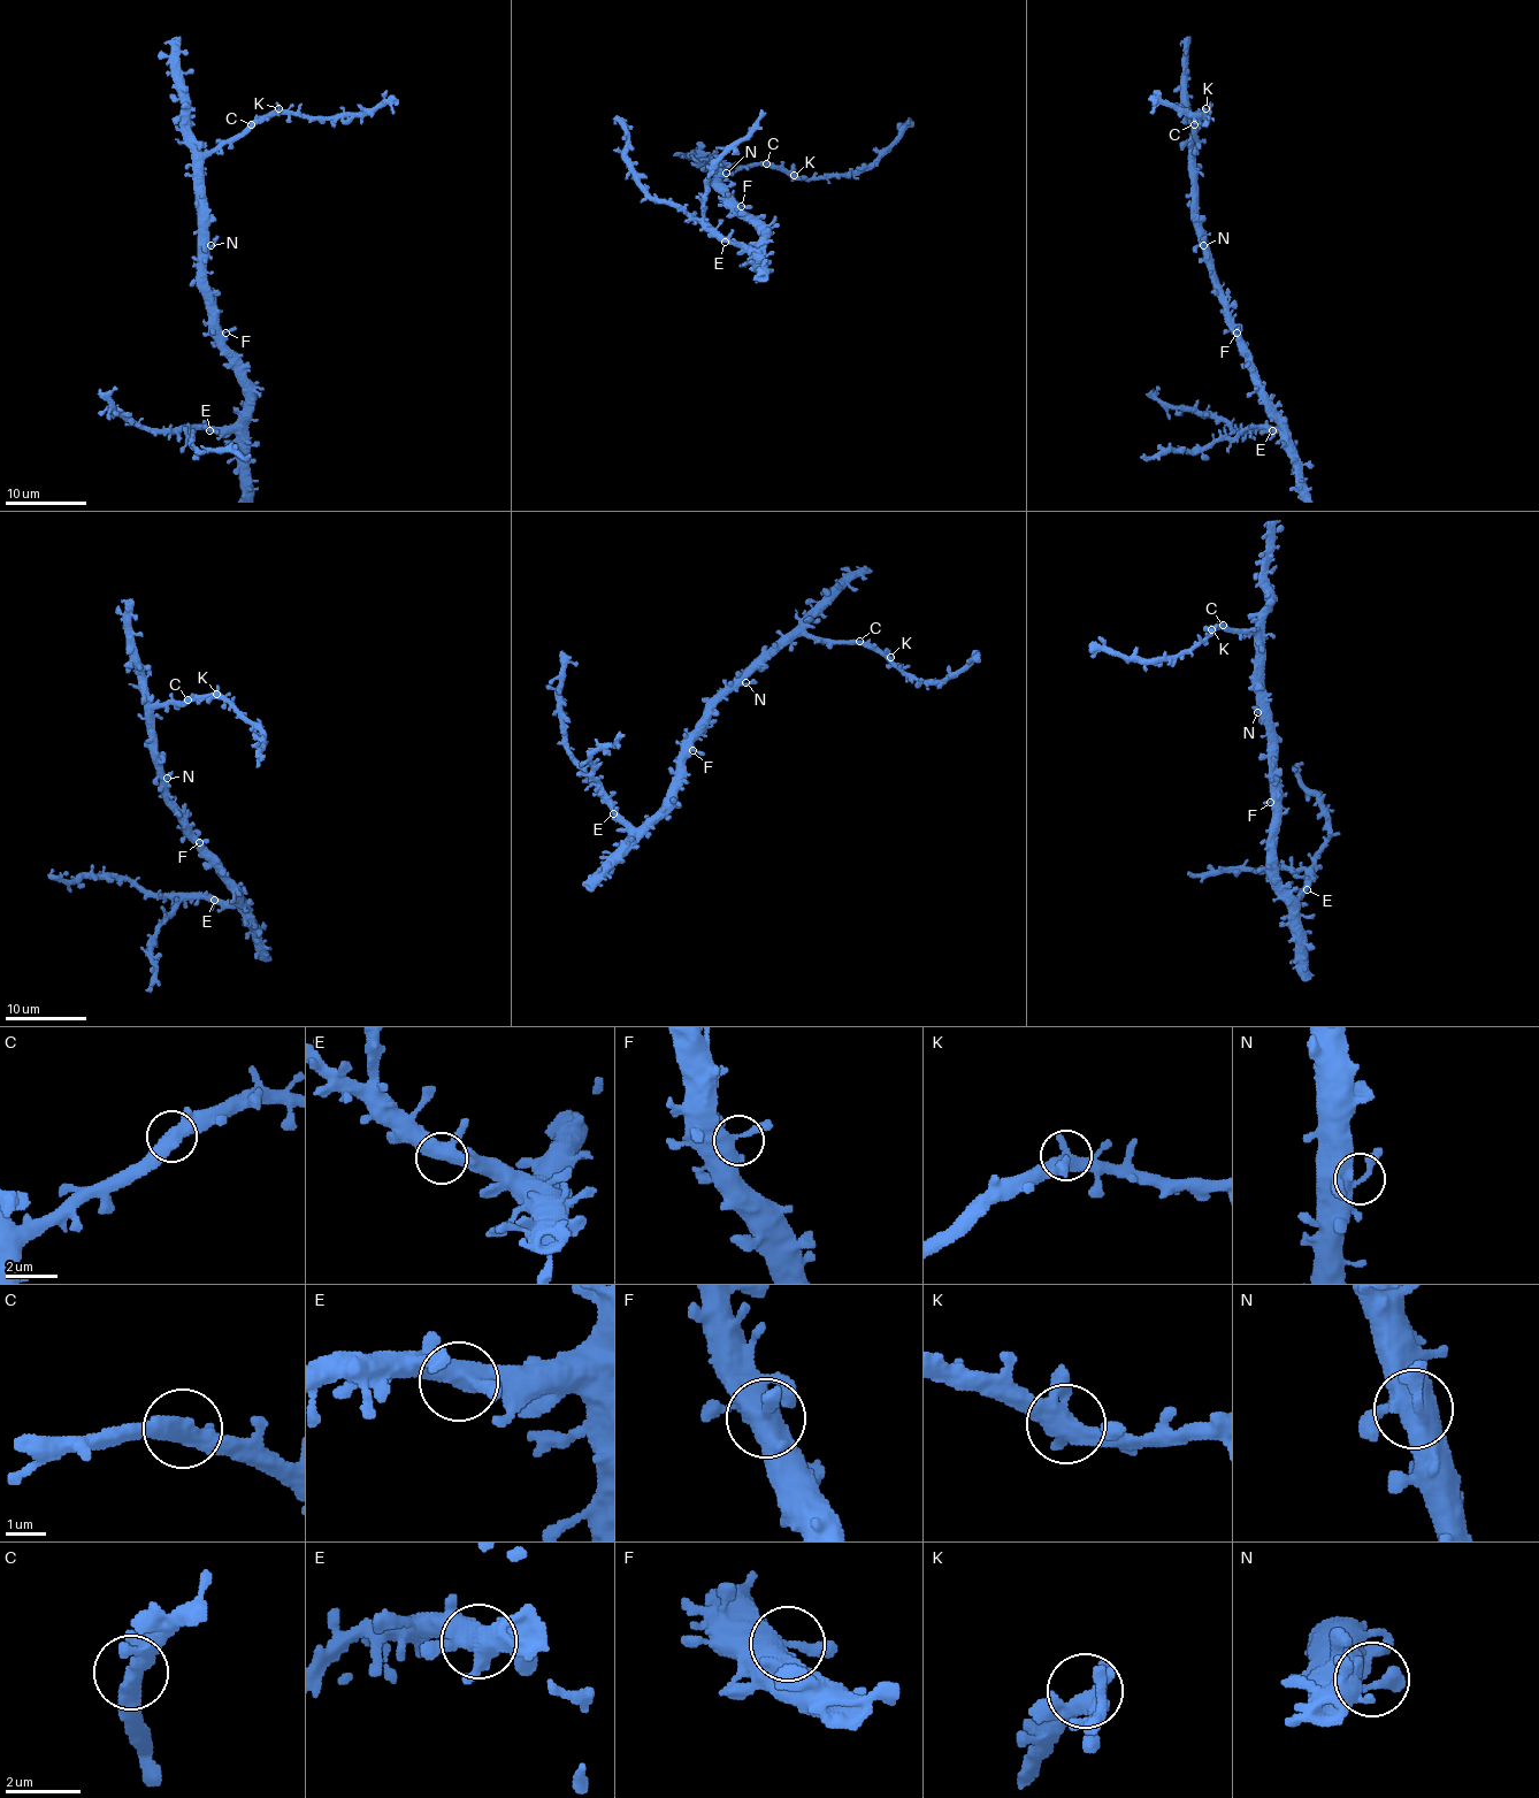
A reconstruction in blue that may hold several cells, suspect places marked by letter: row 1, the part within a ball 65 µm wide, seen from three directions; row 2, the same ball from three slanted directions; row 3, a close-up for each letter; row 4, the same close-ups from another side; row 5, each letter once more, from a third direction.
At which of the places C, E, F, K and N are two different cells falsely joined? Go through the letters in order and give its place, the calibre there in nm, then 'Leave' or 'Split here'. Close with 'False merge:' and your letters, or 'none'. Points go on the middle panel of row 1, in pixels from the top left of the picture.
C: Place: (766, 163). Thickness 400 nm. Leave
E: Place: (725, 242). Thickness 420 nm. Leave
F: Place: (741, 206). Thickness 480 nm. Leave
K: Place: (794, 175). Thickness 420 nm. Leave
N: Place: (726, 173). Thickness 320 nm. Leave
False merge: none

